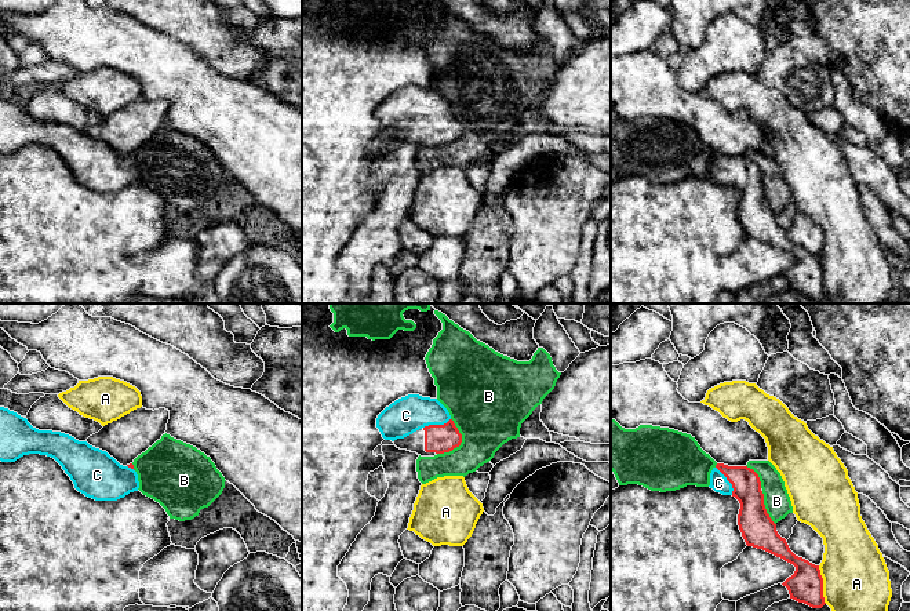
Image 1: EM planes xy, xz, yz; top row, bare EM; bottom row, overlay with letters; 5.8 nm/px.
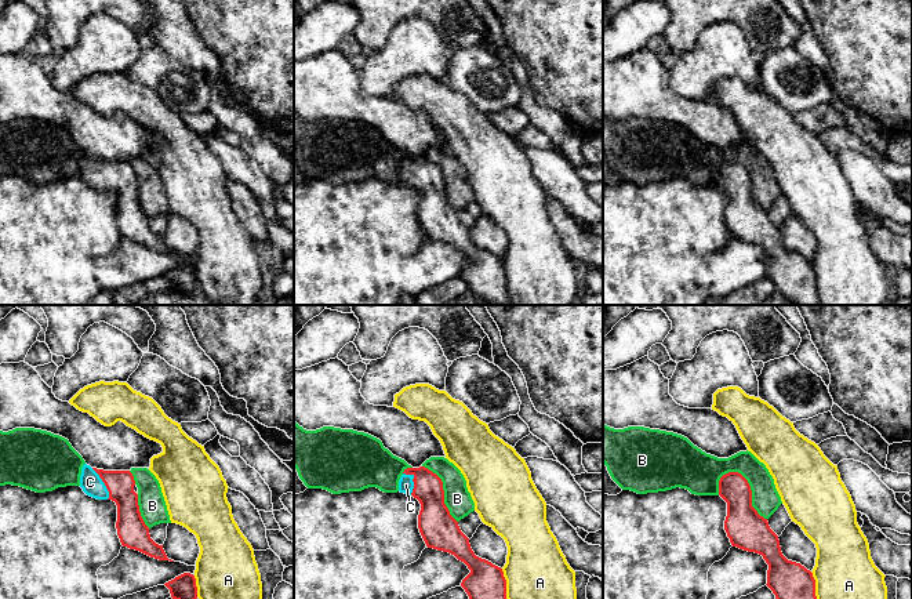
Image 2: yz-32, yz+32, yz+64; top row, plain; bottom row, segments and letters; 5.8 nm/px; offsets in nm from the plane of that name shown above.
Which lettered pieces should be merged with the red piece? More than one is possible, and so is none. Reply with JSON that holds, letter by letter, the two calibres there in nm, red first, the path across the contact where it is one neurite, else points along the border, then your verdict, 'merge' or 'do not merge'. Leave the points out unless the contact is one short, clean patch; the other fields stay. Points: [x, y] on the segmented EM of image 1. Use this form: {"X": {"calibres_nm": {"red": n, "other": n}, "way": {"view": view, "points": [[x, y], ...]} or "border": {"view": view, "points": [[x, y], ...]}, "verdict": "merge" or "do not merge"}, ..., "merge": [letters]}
{"A": {"calibres_nm": {"red": 200, "other": 380}, "verdict": "do not merge"}, "B": {"calibres_nm": {"red": 170, "other": 420}, "verdict": "do not merge"}, "C": {"calibres_nm": {"red": 170, "other": 100}, "way": {"view": "yz", "points": [[746, 484], [727, 479], [719, 483]]}, "verdict": "merge"}, "merge": ["C"]}

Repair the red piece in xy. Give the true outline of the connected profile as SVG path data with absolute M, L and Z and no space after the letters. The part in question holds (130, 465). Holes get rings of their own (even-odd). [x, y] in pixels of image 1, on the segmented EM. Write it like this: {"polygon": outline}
{"polygon": "M0 407L0 461L15 462L23 455L54 458L74 488L95 501L117 501L138 491L134 465L120 465L106 451L52 430L39 430L26 418Z"}

